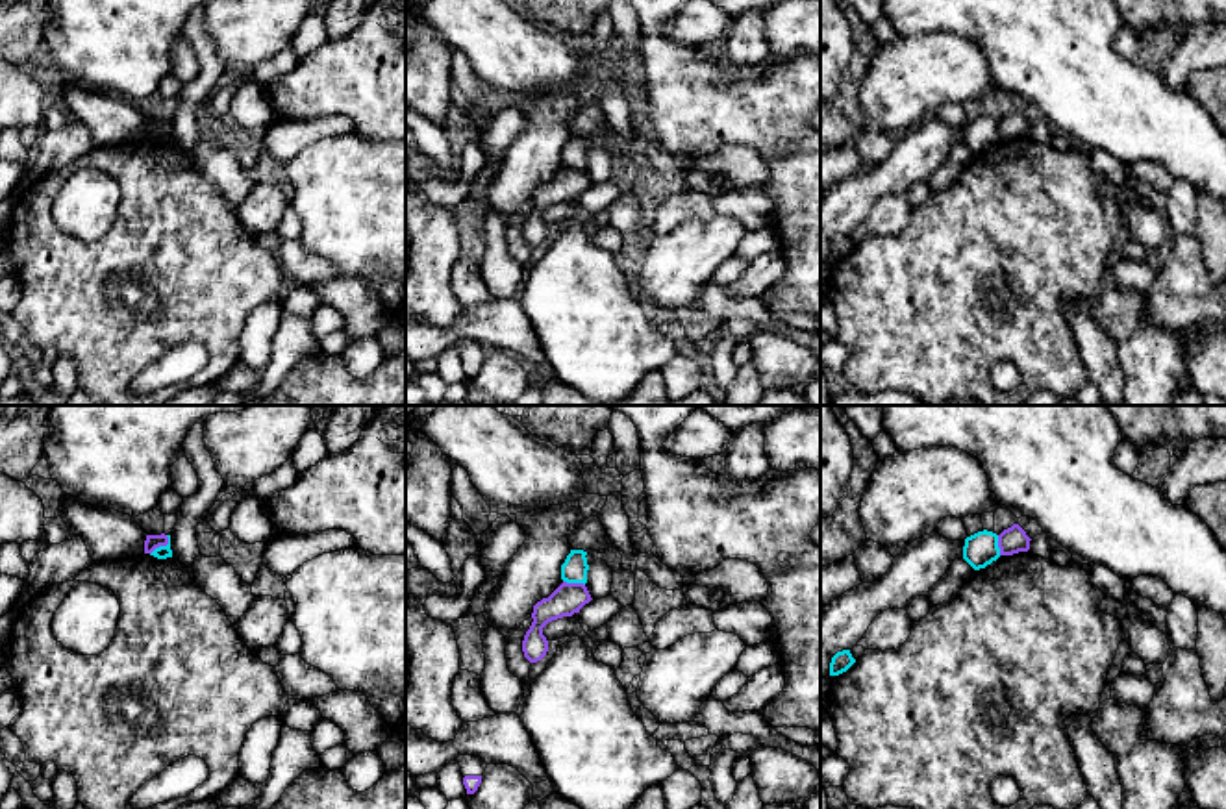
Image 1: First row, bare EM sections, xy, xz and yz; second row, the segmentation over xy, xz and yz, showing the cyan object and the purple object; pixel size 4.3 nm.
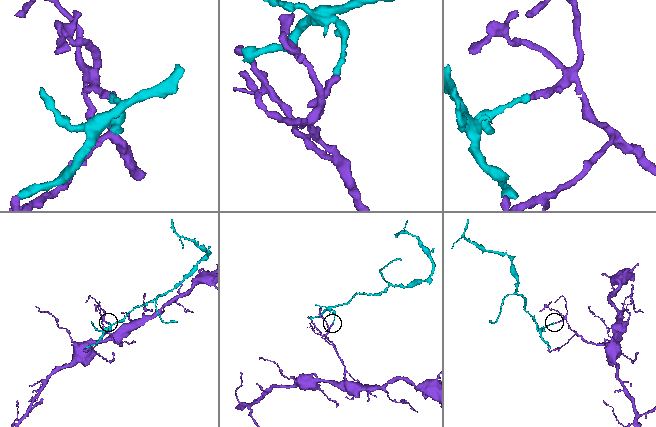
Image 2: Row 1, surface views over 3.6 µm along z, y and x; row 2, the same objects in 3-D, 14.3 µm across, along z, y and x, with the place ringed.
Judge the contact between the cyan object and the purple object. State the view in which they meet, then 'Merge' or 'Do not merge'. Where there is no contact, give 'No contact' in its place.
Touches cyan in xy. Do not merge

